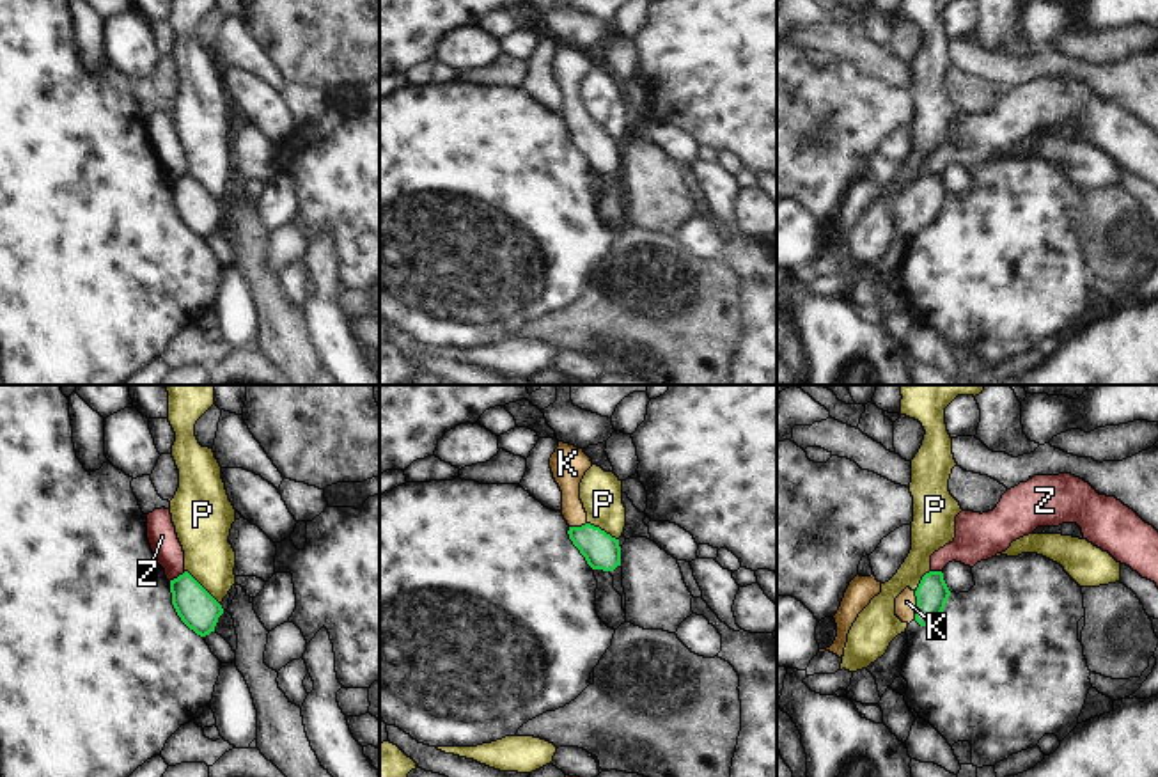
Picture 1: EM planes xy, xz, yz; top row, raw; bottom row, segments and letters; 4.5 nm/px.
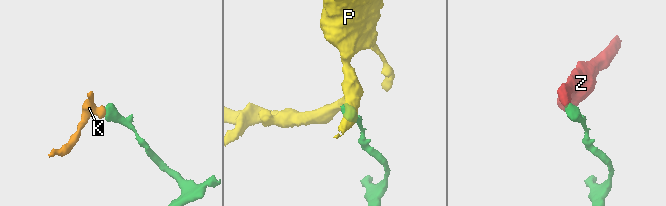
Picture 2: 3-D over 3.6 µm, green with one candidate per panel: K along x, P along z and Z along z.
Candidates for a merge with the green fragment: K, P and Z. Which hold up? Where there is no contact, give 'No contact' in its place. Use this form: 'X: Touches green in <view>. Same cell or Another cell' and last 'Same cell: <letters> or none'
K: Touches green in yz. Same cell
P: Touches green in xy. Another cell
Z: Touches green in xy. Another cell
Same cell: K.

